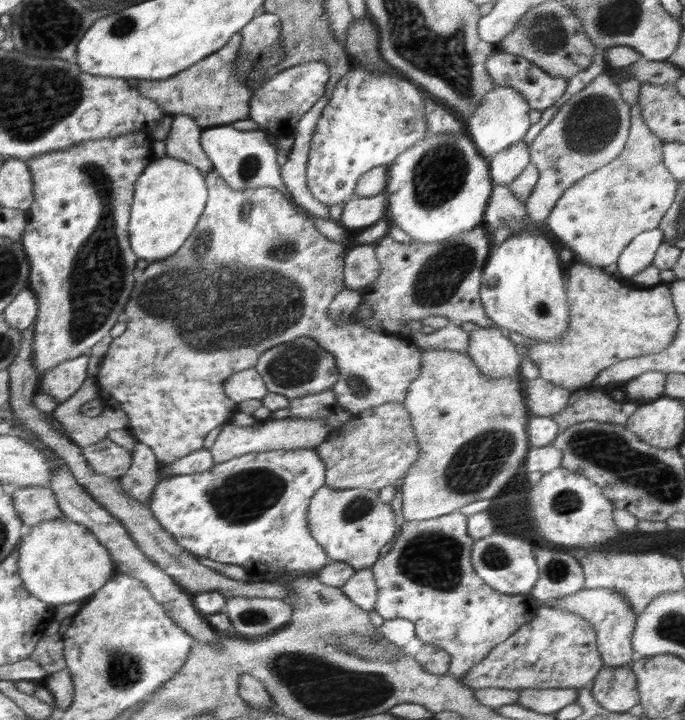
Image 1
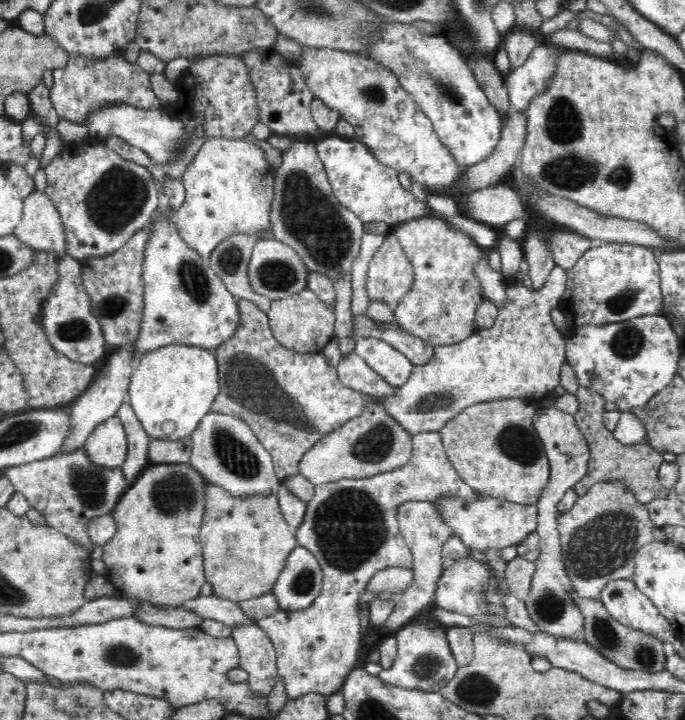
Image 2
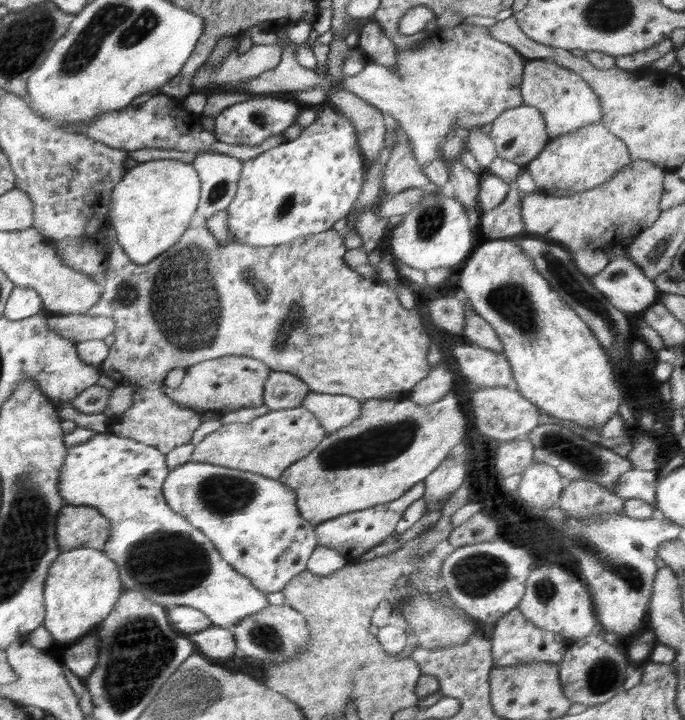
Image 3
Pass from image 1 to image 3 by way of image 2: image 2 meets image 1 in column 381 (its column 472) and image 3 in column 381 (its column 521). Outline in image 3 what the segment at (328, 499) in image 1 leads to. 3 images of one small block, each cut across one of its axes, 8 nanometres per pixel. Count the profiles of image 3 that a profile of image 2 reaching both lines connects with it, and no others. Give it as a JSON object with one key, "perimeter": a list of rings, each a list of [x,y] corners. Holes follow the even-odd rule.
{"perimeter":[[[420,481],[410,488],[408,492],[393,501],[326,519],[315,526],[317,544],[337,550],[340,554],[345,555],[349,561],[355,560],[360,554],[370,550],[370,547],[382,543],[389,535],[392,535],[406,507],[419,498],[423,498],[424,493],[425,484]]]}

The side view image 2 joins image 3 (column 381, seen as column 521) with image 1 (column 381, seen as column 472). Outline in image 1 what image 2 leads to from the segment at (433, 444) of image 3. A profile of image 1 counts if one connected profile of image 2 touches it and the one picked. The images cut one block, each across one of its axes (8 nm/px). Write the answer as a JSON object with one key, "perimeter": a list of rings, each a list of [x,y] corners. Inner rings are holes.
{"perimeter":[[[390,402],[354,413],[348,424],[332,430],[322,444],[315,447],[318,458],[326,467],[325,484],[332,488],[372,489],[378,492],[383,486],[395,485],[408,475],[418,459],[418,450],[410,413],[402,403]]]}

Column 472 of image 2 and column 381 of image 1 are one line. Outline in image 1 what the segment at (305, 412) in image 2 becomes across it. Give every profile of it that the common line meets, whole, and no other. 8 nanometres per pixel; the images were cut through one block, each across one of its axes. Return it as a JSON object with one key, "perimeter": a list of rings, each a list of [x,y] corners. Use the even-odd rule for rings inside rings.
{"perimeter":[[[211,168],[211,171],[205,176],[205,181],[208,186],[207,203],[200,220],[194,227],[192,234],[190,234],[192,238],[188,238],[186,244],[182,244],[178,254],[172,254],[170,258],[166,258],[162,262],[154,262],[154,264],[146,266],[143,273],[136,274],[133,289],[122,312],[126,321],[126,330],[122,335],[112,338],[108,350],[104,353],[102,365],[97,375],[99,398],[103,405],[116,412],[122,410],[128,414],[127,429],[133,437],[143,445],[150,447],[158,462],[163,464],[172,463],[188,456],[188,454],[198,452],[197,450],[204,446],[204,440],[211,430],[218,426],[226,425],[233,419],[236,412],[239,412],[238,404],[227,398],[226,391],[223,388],[223,382],[228,377],[241,370],[254,367],[258,362],[259,356],[274,348],[275,345],[290,342],[304,336],[313,338],[317,344],[334,357],[338,380],[331,388],[334,391],[334,395],[336,395],[336,403],[344,411],[352,414],[362,413],[386,403],[402,403],[406,399],[409,386],[414,382],[414,379],[418,378],[421,371],[422,357],[420,348],[413,344],[412,340],[401,341],[398,336],[386,336],[386,334],[375,333],[370,327],[365,327],[362,322],[345,321],[344,319],[329,317],[330,303],[335,300],[341,290],[347,288],[343,281],[343,268],[347,253],[344,251],[343,243],[335,243],[320,234],[311,216],[308,215],[306,217],[302,211],[293,207],[292,203],[287,202],[287,199],[273,187],[232,190],[214,168]]]}

